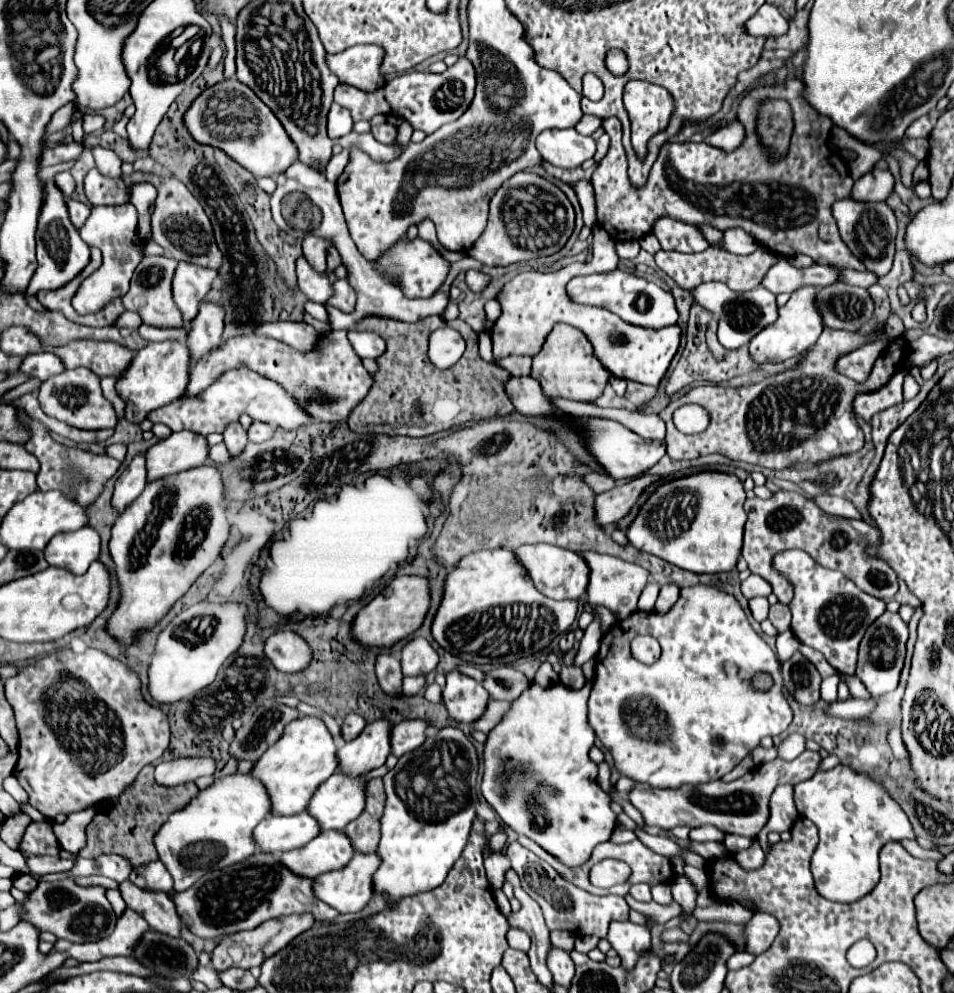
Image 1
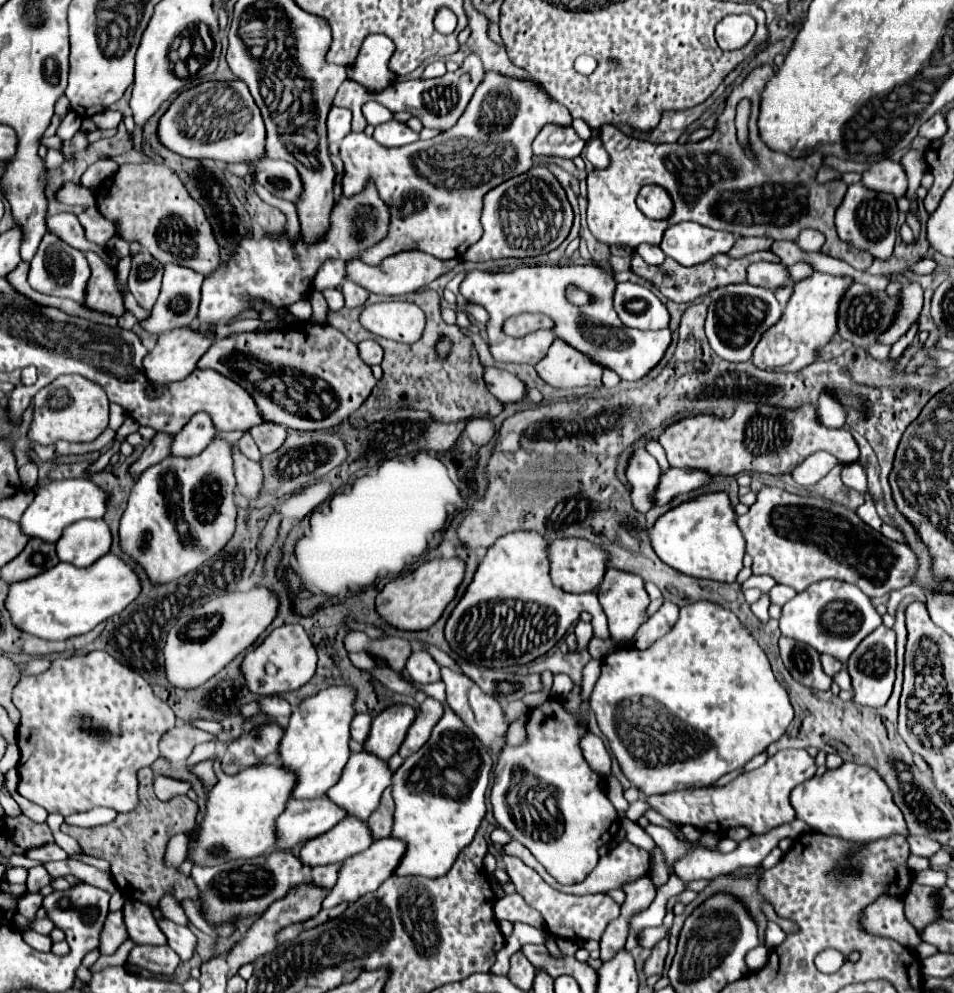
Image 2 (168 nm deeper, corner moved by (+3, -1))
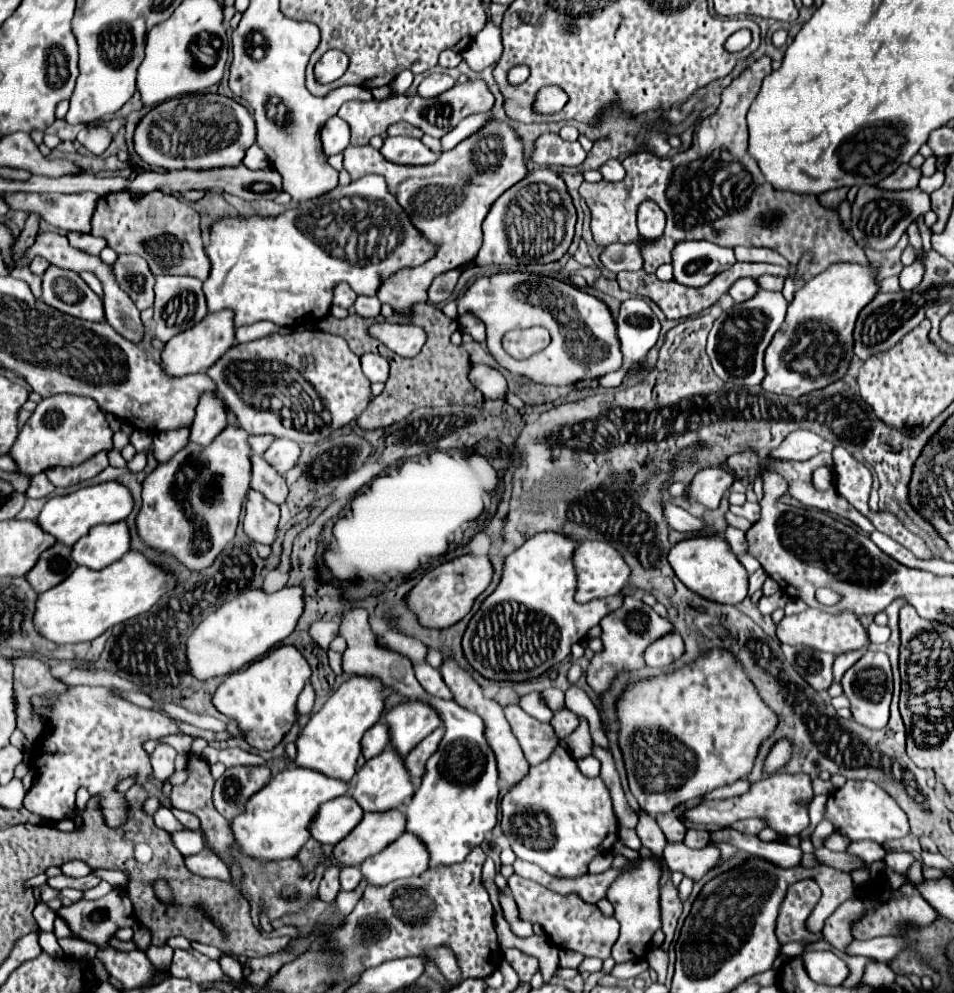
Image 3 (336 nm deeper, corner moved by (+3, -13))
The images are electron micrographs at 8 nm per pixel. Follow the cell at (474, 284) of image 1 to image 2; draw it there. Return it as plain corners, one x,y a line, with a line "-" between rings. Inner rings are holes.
533,265
533,267
517,267
511,273
487,273
487,271
469,271
461,281
461,295
469,303
477,303
485,307
491,315
487,323
489,335
489,351
495,361
503,363
529,363
535,365
547,355
555,337
563,337
571,347
577,347
595,363
615,371
623,381
639,381
643,379
665,355
671,345
671,329
665,327
661,331
637,331
625,327
617,317
611,295
615,289
613,275
595,265
-
569,283
579,285
581,289
599,297
597,303
587,307
575,307
565,299
565,287
-
519,313
543,313
555,321
555,331
539,329
529,333
527,337
509,337
503,333
505,319

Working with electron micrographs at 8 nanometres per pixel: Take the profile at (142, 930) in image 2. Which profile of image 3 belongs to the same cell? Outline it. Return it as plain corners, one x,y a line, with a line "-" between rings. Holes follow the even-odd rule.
151,945
147,949
147,957
153,963
153,967
157,967
161,971
167,971
169,969
169,963
171,963
171,957
173,957
173,949
169,945
165,945
165,947

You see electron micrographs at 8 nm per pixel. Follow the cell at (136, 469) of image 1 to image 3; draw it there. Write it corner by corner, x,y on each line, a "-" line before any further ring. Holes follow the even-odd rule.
179,427
177,431
163,431
155,433
153,437
153,453
159,463
171,459
181,447
189,443
189,427

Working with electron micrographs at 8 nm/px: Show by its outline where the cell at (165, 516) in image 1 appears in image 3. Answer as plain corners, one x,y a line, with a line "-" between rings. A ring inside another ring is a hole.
225,427
211,445
197,447
195,443
187,443
181,451
177,451
177,455
173,455
173,459
161,463
145,479
143,507
137,515
137,531
151,547
171,553
181,565
193,571
201,571
215,561
223,547
235,537
241,505
247,497
251,481
251,447
247,437
249,433
241,427

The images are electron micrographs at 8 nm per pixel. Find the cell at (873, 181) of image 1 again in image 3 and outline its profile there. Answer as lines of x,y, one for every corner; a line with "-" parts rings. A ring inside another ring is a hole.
907,163
907,165
901,165
887,179
883,179
879,183
879,187
885,187
885,189
915,189
919,179
921,179
921,169
915,169

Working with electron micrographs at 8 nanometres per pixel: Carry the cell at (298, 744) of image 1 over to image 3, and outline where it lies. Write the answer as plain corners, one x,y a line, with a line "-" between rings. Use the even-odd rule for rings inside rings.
355,675
347,679
335,695
327,699
319,713
311,715
307,727
297,739
297,759
299,767
317,769
329,777
341,777
351,781
357,771
357,759
361,755
361,737
369,727
373,727
385,709
385,685
379,679
367,675

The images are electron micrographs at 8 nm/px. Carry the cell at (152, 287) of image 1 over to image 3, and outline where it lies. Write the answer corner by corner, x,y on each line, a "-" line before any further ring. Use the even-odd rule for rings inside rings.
119,255
111,267
113,267
113,275
117,279
117,285
125,293
129,293
129,297
133,299
133,303
137,305
139,311
153,305
155,277
149,271
145,259
137,257
137,255

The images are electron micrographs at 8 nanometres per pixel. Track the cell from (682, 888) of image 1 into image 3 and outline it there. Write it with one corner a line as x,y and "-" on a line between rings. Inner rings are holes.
667,843
663,853
669,871
681,871
683,875
699,881
713,865
720,861
720,851
716,848
689,849
683,843

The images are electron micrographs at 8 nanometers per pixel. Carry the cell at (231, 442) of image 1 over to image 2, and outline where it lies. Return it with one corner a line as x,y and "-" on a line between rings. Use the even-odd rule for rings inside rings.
233,445
233,461
235,461
235,477
241,493
247,499
255,499
259,495
261,481
263,481
261,465
245,457
237,445

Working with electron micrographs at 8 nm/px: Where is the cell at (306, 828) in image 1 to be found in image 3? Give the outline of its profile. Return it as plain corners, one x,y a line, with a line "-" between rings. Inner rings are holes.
351,795
337,797
319,809
319,819
313,819
311,833
319,843
339,843
345,839
353,827
363,819
363,809
353,801

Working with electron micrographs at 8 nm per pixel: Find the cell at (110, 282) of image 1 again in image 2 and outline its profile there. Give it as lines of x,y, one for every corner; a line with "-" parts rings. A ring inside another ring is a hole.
89,207
79,215
79,221
85,229
85,237
91,239
91,243
97,243
99,247
107,247
109,241
117,235
117,223
111,219
105,219
97,207

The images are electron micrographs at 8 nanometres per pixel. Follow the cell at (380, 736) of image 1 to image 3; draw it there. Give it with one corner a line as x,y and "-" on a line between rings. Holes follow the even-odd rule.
405,701
385,713
385,721
391,729
391,745
407,755
417,743
441,725
441,715
425,701

